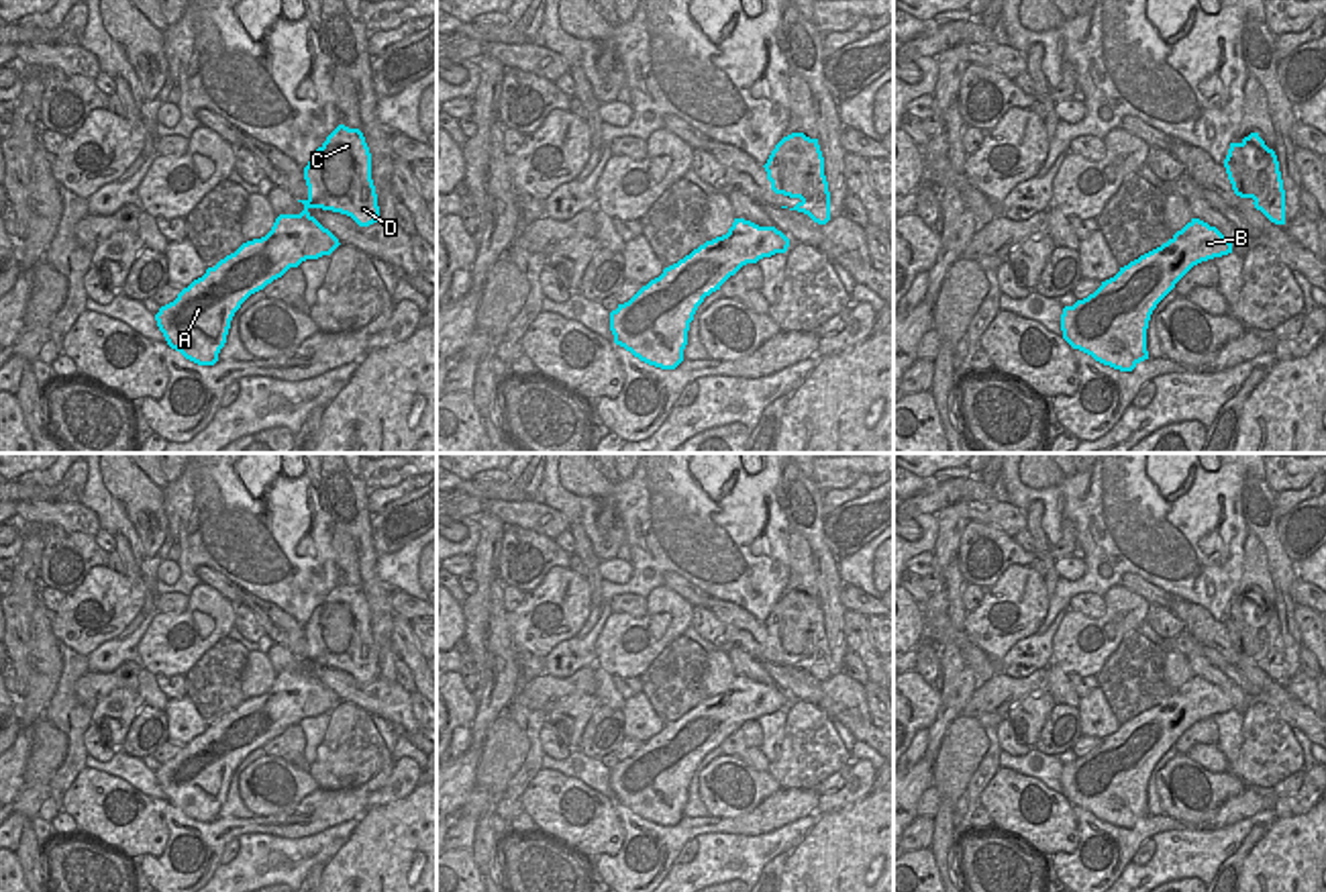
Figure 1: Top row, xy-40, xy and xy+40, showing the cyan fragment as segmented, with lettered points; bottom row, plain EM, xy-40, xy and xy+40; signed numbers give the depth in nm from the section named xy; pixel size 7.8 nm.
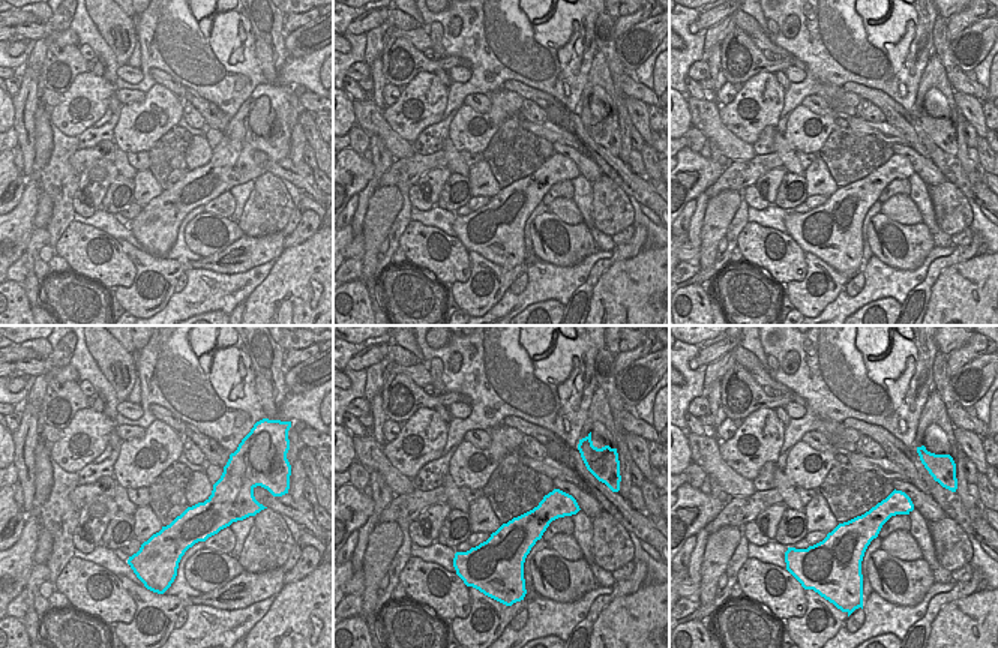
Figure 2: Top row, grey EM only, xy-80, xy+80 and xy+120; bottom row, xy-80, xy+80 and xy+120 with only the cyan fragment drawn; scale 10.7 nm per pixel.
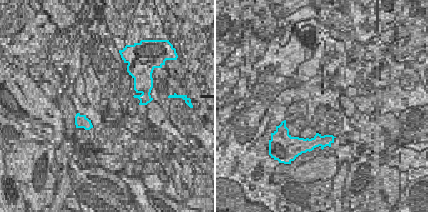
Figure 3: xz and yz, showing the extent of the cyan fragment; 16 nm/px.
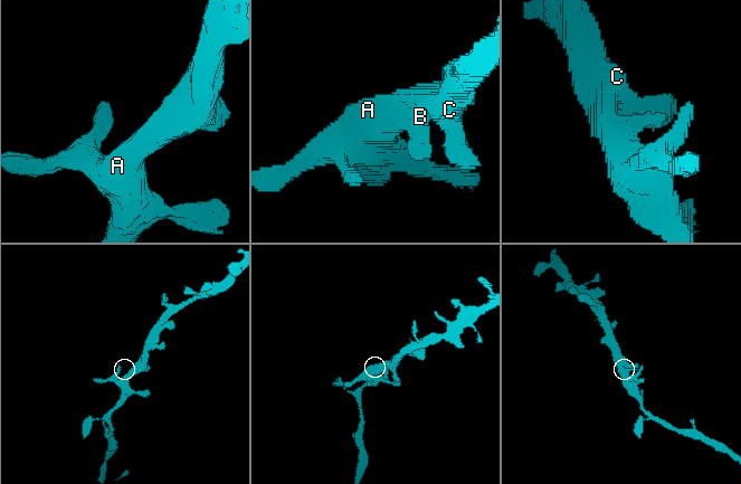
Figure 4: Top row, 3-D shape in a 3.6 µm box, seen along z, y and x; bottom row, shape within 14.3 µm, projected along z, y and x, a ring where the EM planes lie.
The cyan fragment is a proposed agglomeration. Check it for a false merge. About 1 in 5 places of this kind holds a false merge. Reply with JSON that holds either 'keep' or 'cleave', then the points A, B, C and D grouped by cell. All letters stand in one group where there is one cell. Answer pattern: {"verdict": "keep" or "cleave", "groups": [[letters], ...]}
{"verdict": "keep", "groups": [["A", "B", "C", "D"]]}

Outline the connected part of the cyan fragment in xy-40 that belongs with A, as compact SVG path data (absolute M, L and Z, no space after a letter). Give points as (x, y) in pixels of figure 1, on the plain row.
M339 582L326 598L312 610L304 625L308 655L300 672L279 672L271 688L243 700L235 710L220 716L214 725L184 745L177 755L159 765L157 784L167 802L198 823L214 823L226 800L231 778L241 761L273 737L282 735L290 725L298 725L306 716L330 712L341 700L324 686L308 667L322 665L351 674L359 684L379 678L377 651L371 637L371 610L359 586Z

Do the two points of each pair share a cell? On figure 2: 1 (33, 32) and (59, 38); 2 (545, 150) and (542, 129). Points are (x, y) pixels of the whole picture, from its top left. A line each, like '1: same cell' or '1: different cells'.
1: same cell
2: different cells

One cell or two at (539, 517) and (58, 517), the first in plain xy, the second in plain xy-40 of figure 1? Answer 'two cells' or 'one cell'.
one cell

